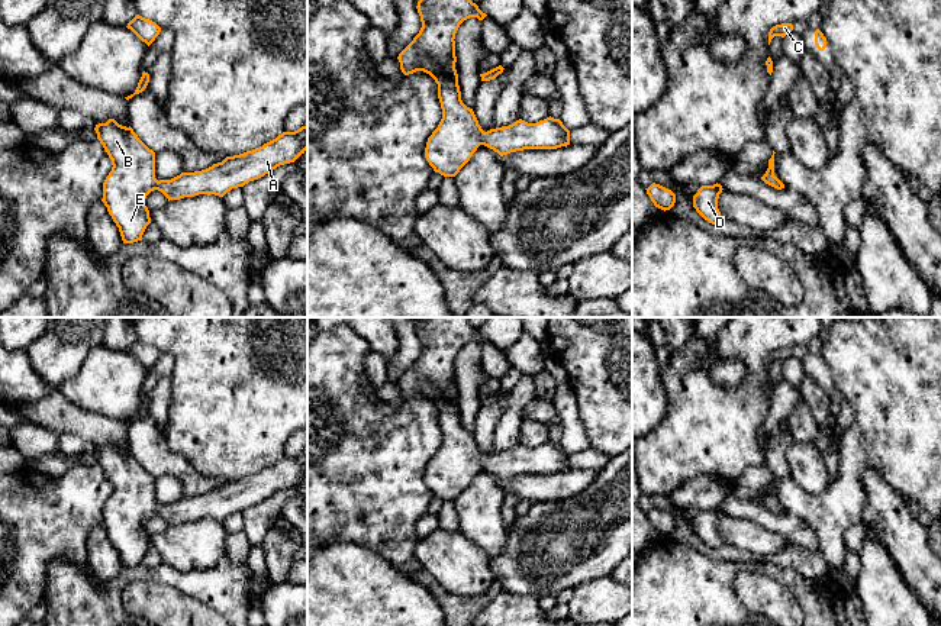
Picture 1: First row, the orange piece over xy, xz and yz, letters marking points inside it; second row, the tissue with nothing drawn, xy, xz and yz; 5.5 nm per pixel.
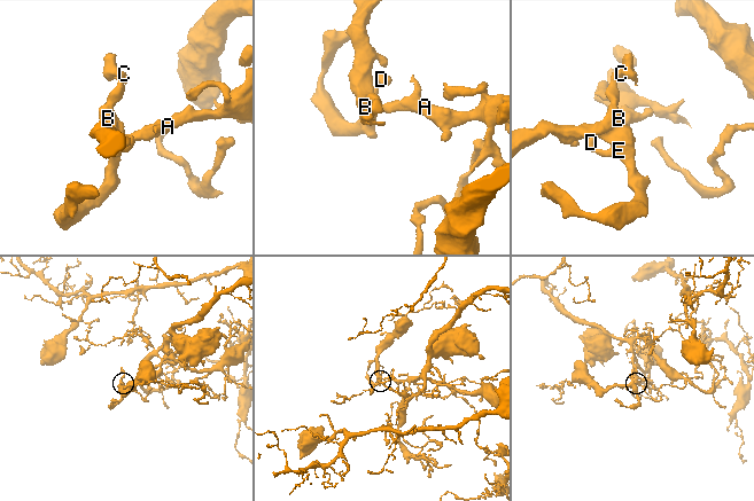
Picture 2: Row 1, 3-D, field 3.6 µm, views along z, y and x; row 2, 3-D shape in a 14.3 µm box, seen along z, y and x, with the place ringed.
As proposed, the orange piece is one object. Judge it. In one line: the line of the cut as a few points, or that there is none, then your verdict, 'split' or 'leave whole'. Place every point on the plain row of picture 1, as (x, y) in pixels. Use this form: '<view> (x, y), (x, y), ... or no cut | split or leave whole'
no cut | leave whole

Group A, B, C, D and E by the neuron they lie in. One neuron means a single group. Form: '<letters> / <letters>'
A B C D E

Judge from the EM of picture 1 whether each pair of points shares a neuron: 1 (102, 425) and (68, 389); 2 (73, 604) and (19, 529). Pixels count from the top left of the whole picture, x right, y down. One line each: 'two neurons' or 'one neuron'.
1: two neurons
2: two neurons

